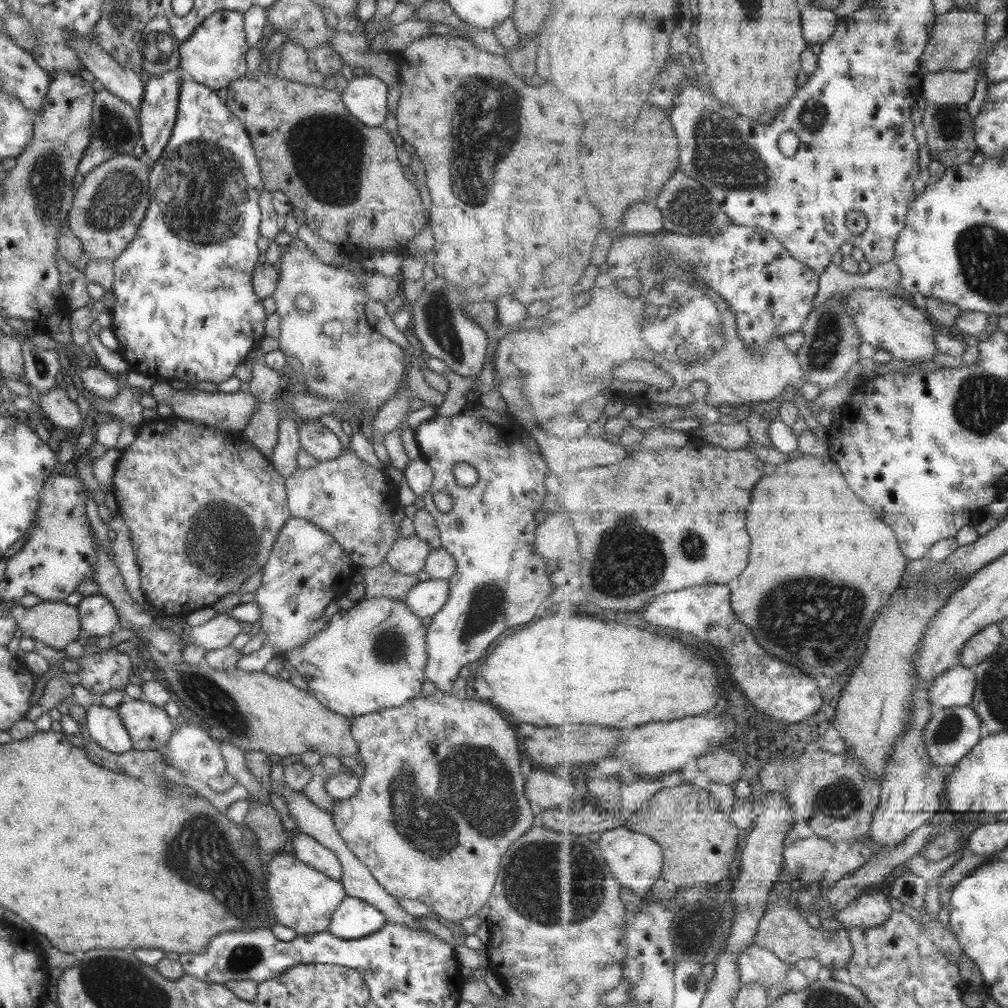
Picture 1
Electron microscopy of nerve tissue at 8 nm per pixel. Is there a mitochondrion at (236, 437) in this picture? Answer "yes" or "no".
no

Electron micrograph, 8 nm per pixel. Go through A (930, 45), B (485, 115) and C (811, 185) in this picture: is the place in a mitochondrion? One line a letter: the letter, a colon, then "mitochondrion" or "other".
A: other
B: mitochondrion
C: other

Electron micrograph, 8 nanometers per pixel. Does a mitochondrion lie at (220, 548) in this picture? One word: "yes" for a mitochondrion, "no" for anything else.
yes

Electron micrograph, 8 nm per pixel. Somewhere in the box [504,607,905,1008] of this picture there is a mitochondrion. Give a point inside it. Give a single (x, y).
(844, 799)

